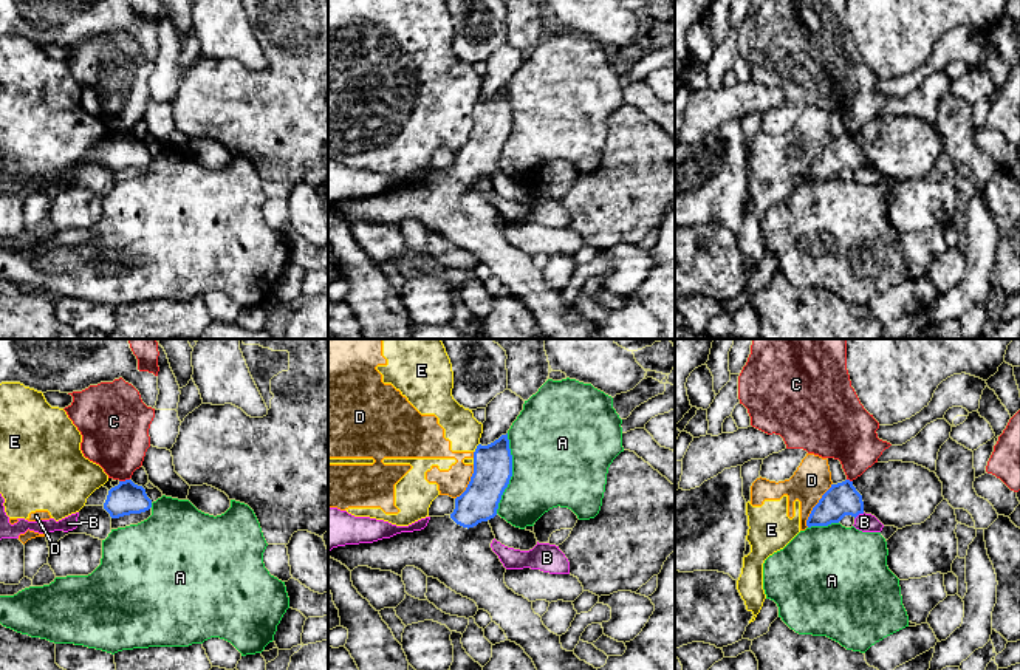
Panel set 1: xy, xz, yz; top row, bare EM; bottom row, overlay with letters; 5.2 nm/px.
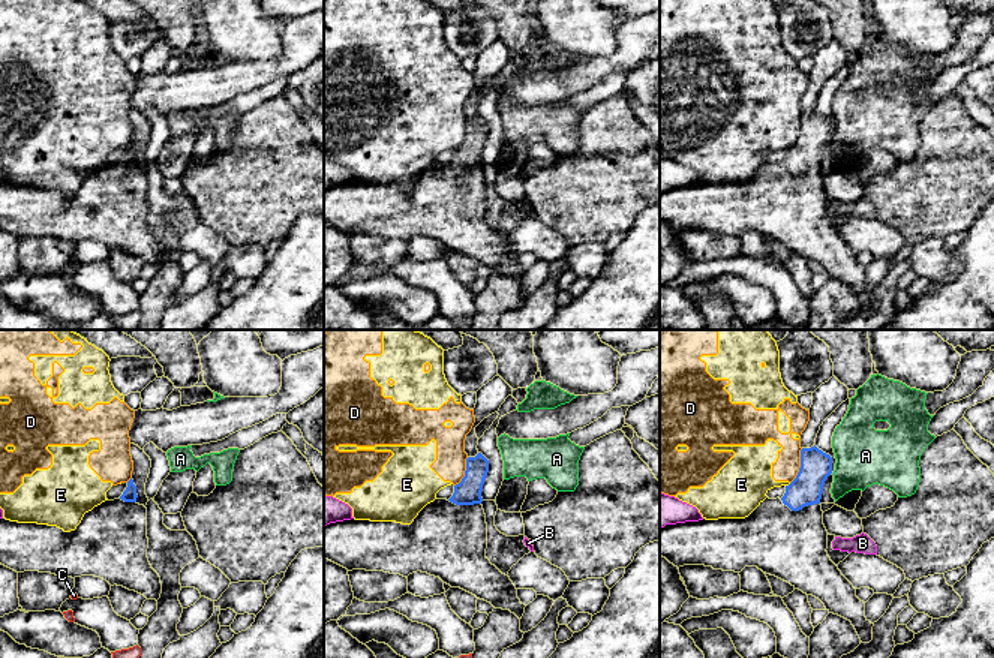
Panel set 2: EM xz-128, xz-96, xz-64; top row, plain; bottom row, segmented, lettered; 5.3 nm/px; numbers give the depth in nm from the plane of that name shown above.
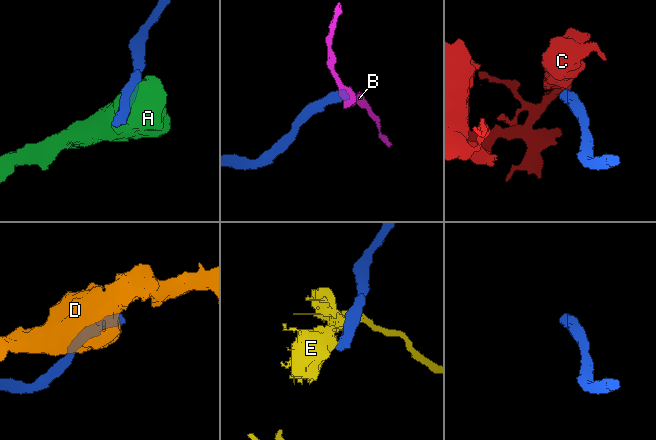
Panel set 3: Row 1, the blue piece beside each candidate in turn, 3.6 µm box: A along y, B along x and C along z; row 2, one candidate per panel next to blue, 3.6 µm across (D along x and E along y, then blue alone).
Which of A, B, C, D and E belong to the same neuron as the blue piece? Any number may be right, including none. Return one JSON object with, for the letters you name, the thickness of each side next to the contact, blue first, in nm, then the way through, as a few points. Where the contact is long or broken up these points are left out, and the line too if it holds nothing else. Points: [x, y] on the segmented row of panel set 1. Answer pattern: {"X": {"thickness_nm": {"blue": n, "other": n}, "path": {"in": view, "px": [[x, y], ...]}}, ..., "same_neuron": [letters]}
{"same_neuron": []}

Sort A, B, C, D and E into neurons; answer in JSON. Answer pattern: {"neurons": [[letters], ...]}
{"neurons": [["A"], ["B"], ["C"], ["D", "E"]]}

